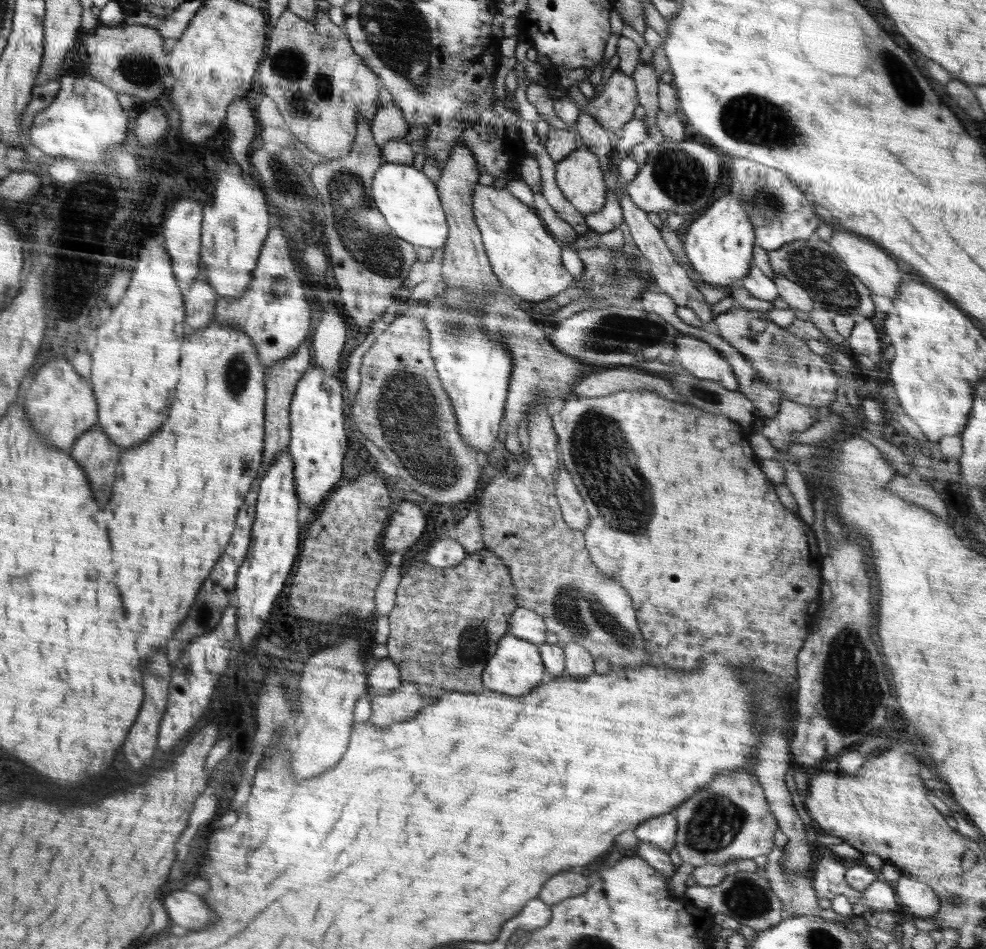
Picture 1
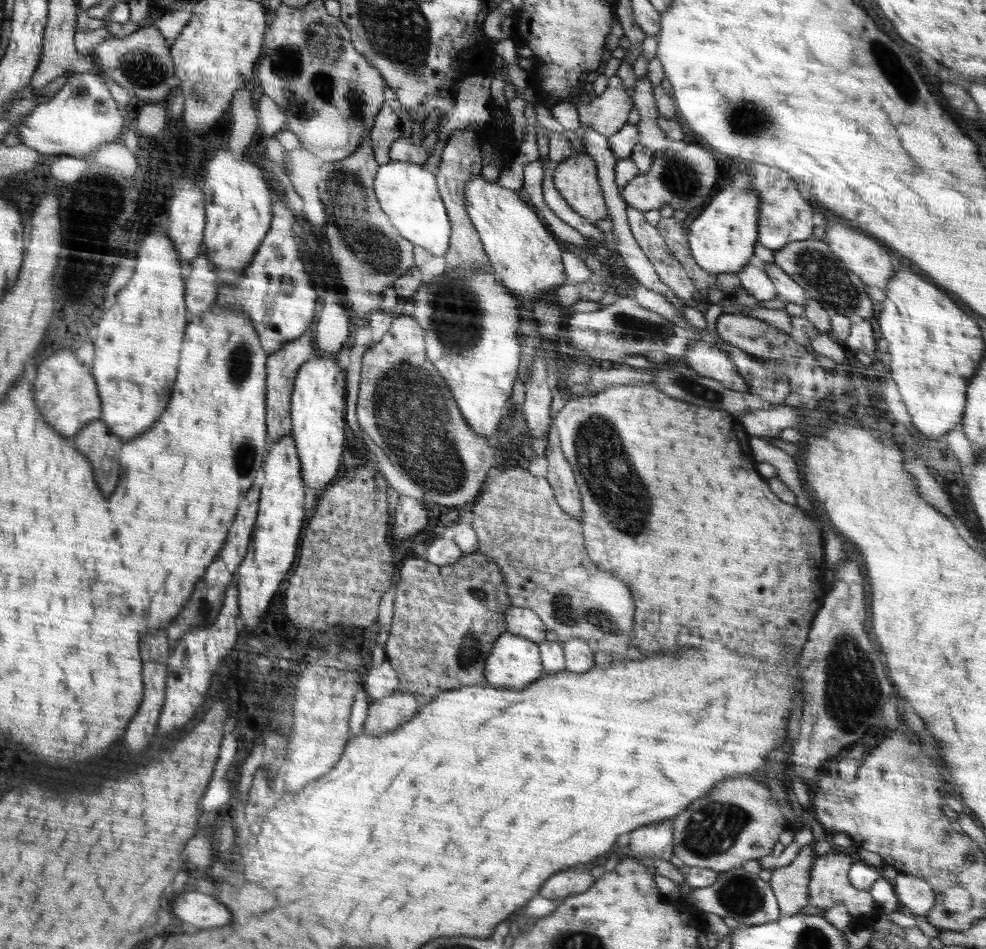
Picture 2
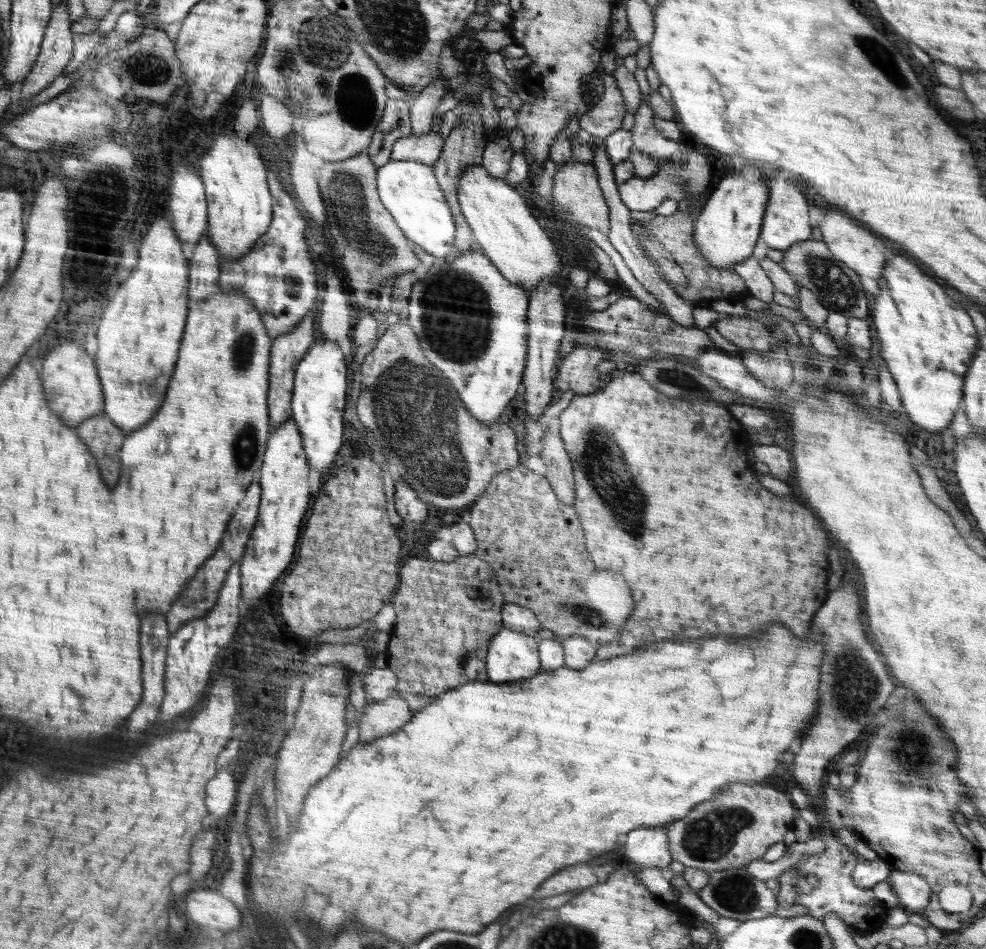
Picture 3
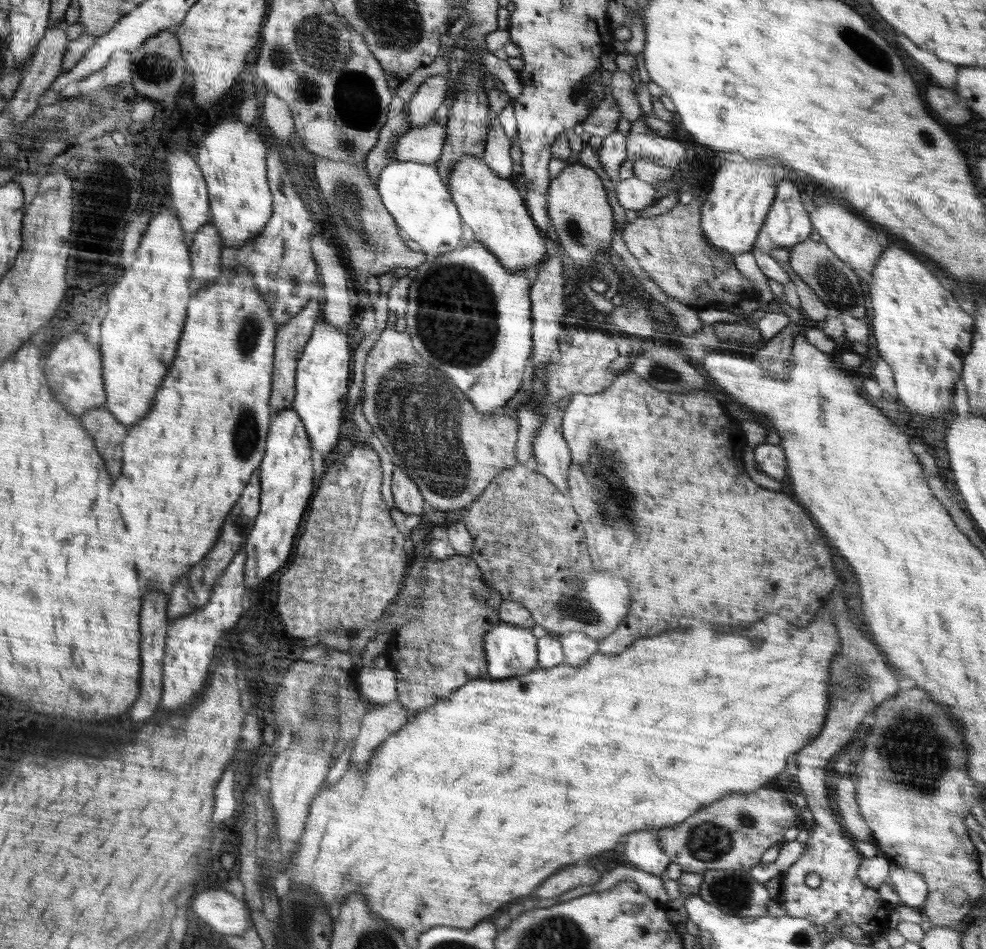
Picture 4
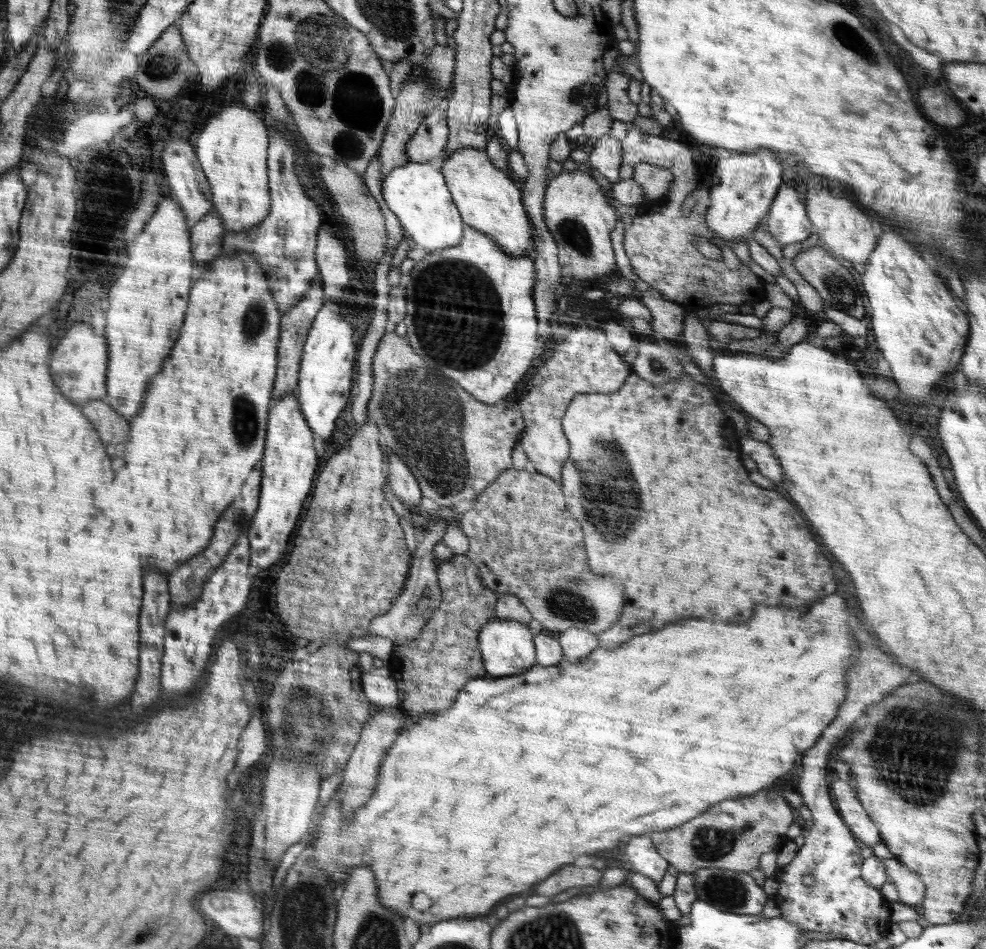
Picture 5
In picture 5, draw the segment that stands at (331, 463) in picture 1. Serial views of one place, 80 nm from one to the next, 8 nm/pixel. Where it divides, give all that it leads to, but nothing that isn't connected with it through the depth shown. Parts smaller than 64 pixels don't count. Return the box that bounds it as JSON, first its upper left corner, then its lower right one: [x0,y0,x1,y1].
[297,302,360,441]

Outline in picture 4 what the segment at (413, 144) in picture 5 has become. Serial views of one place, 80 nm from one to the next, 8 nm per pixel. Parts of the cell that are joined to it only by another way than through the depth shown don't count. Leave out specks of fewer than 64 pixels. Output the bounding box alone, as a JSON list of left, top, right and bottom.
[395,121,447,164]

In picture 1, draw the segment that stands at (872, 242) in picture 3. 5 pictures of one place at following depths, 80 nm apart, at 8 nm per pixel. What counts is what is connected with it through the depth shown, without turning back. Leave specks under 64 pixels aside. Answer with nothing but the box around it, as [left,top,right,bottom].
[829,232,900,298]

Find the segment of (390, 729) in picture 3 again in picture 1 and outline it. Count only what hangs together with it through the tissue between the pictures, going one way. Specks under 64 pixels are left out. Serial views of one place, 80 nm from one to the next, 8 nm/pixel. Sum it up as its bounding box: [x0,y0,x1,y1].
[369,683,426,727]

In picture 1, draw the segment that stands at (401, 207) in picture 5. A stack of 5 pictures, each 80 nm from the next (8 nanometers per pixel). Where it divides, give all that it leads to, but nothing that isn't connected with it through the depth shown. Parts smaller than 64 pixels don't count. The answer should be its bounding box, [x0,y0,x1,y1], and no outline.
[371,163,448,250]

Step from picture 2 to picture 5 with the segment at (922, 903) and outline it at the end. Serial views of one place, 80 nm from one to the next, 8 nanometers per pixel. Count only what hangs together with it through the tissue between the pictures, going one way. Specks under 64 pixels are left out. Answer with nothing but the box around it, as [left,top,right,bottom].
[880,857,925,907]

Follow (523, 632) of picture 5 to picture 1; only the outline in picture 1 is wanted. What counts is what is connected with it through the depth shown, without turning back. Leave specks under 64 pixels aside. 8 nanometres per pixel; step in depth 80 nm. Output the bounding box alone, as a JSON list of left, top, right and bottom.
[481,633,545,696]

